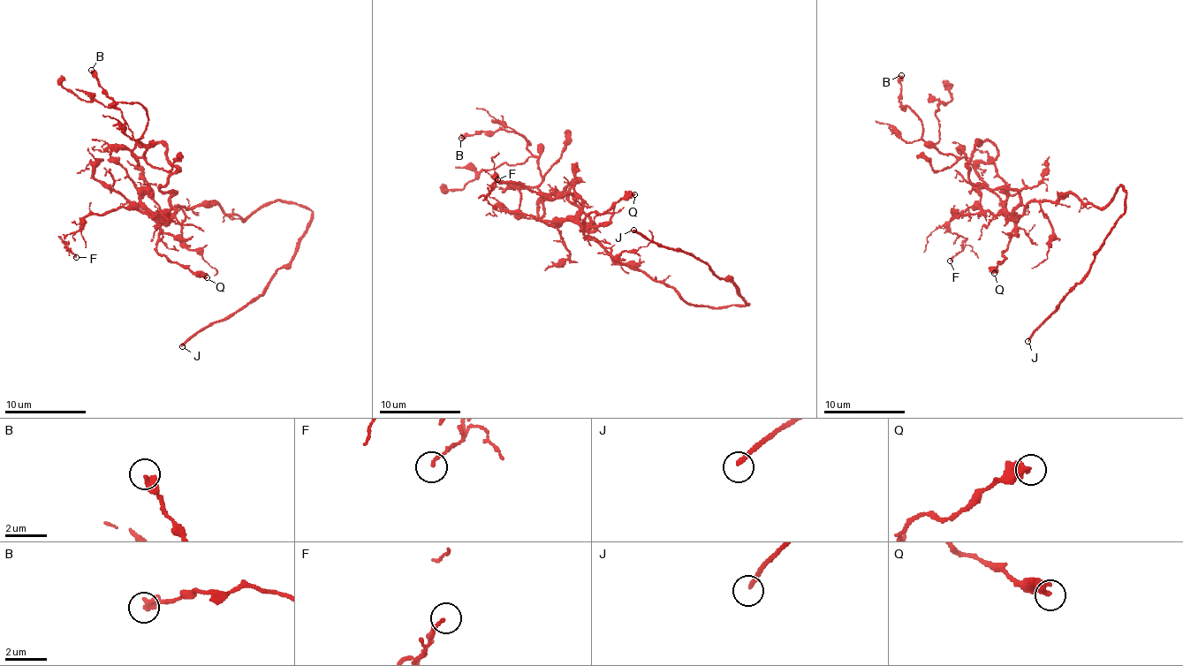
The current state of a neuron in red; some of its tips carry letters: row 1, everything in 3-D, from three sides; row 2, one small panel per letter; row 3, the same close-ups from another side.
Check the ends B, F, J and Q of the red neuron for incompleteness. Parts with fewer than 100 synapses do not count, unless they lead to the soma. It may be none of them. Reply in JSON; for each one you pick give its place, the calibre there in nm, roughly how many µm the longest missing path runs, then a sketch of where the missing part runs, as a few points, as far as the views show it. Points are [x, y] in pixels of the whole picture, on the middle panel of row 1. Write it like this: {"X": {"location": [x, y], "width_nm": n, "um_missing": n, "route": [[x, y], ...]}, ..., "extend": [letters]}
{"J": {"location": [633, 230], "width_nm": 220, "um_missing": 30, "route": [[633, 230], [622, 225], [615, 214], [612, 188], [567, 148], [567, 140], [543, 105], [522, 89], [517, 95]]}, "extend": ["J"]}

